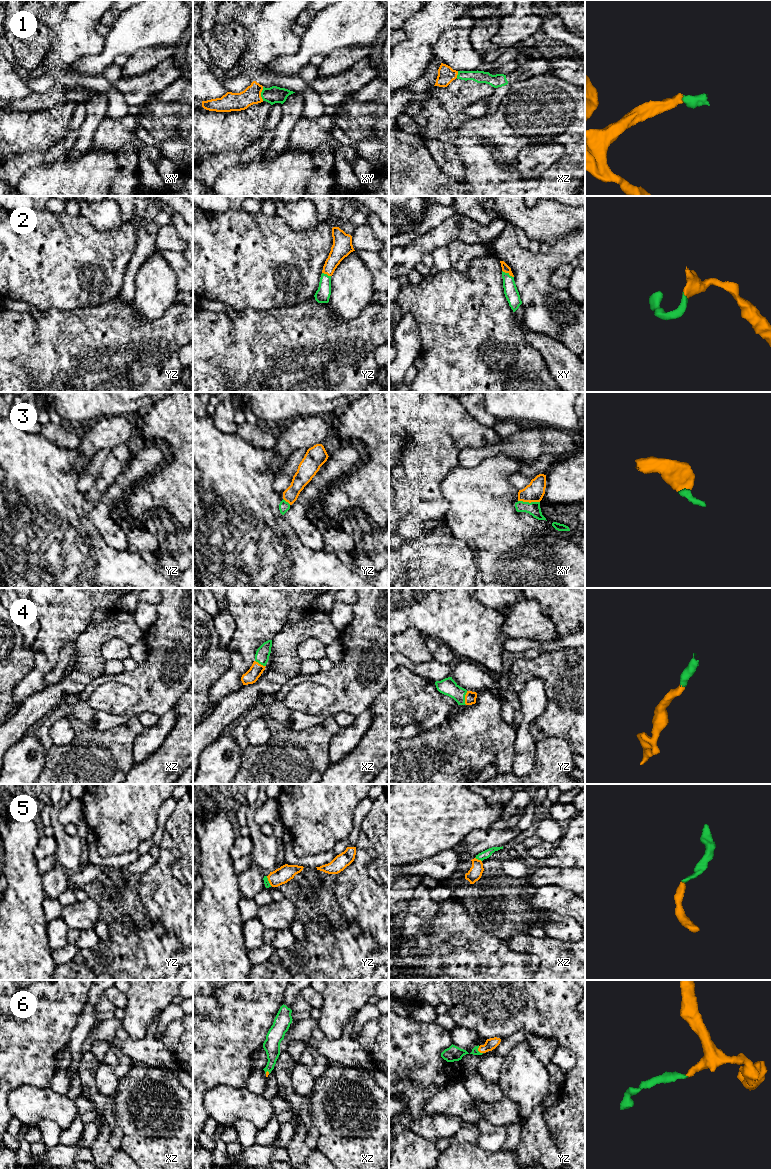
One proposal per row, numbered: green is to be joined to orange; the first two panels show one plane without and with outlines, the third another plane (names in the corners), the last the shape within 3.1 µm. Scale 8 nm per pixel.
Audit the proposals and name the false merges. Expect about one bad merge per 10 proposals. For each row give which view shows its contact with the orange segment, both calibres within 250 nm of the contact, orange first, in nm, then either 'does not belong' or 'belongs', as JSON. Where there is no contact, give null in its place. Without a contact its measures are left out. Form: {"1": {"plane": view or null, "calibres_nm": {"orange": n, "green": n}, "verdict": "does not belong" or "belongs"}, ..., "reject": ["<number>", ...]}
{"1": {"plane": "xy", "calibres_nm": {"orange": 150, "green": 140}, "verdict": "belongs"}, "2": {"plane": "xy", "calibres_nm": {"orange": 60, "green": 110}, "verdict": "belongs"}, "3": {"plane": "xy", "calibres_nm": {"orange": 160, "green": 110}, "verdict": "belongs"}, "4": {"plane": "yz", "calibres_nm": {"orange": 100, "green": 140}, "verdict": "belongs"}, "5": {"plane": "xz", "calibres_nm": {"orange": 110, "green": 70}, "verdict": "belongs"}, "6": {"plane": "yz", "calibres_nm": {"orange": 90, "green": 50}, "verdict": "belongs"}, "reject": []}

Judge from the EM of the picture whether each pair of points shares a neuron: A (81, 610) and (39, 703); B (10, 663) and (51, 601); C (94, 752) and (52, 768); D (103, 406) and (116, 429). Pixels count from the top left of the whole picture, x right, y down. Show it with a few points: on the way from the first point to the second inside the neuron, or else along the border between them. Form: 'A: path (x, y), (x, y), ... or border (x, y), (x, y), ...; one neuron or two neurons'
A: border (48, 685), (42, 690), (31, 694), (26, 699); two neurons
B: border (31, 647), (34, 667), (30, 671); two neurons
C: path (84, 762), (78, 768), (62, 768); one neuron
D: border (124, 415), (100, 416), (89, 423); two neurons

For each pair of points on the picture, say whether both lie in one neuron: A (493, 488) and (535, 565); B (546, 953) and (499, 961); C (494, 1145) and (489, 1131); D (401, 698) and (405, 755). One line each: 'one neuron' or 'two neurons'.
A: one neuron
B: two neurons
C: one neuron
D: two neurons

